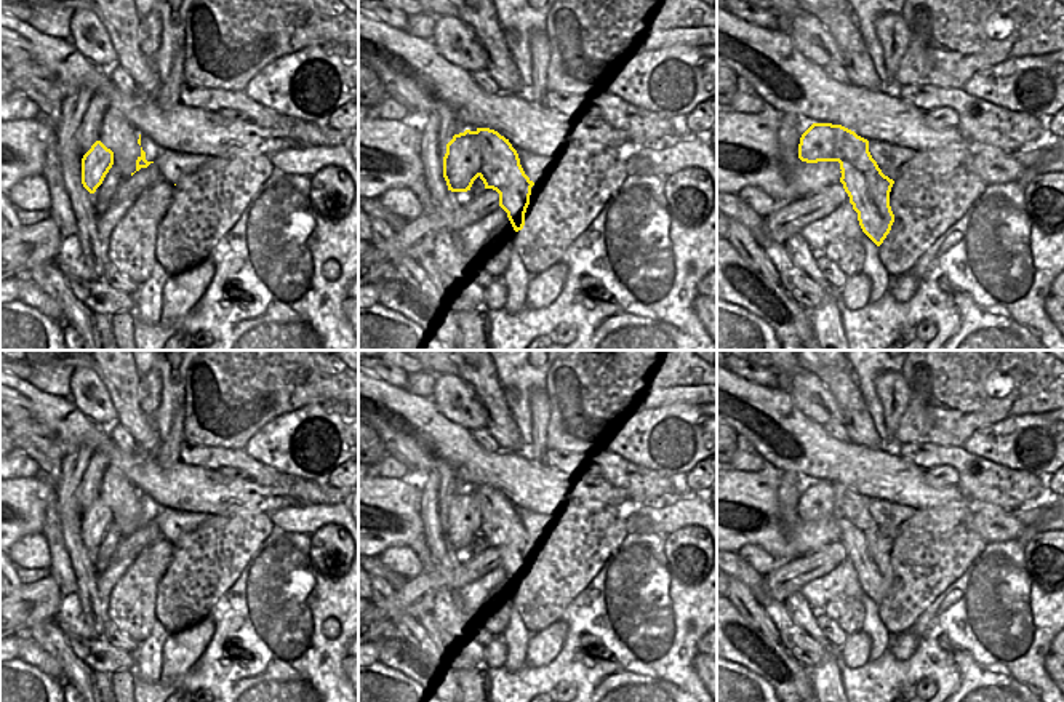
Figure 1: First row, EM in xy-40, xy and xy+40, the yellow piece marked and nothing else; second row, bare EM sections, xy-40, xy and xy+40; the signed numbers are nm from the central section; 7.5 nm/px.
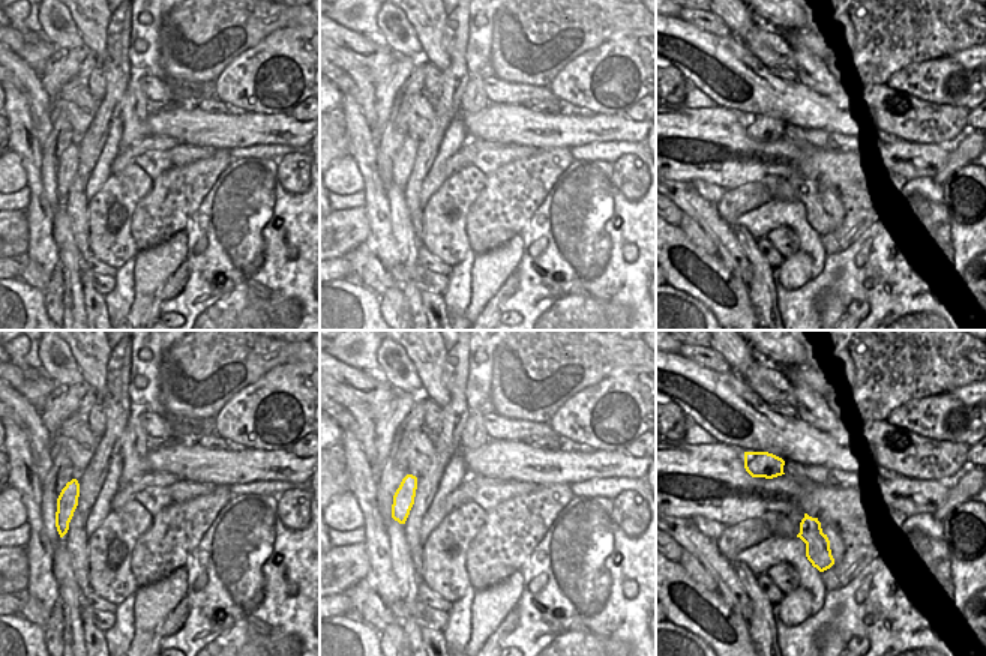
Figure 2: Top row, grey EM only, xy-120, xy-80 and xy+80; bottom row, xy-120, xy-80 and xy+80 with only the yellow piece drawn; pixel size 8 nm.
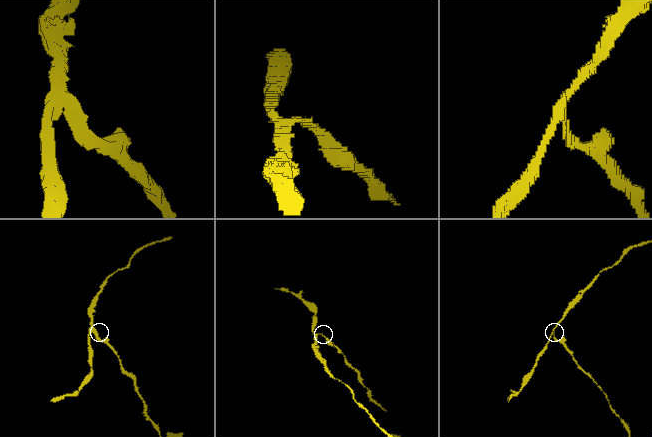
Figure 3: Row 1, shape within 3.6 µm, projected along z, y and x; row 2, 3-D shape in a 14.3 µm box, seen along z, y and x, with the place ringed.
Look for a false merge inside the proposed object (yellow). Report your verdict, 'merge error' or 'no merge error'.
merge error

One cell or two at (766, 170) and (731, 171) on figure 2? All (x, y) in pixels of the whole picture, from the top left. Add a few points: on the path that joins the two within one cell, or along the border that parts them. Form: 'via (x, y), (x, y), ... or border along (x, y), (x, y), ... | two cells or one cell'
via (757, 170), (740, 170) | one cell

